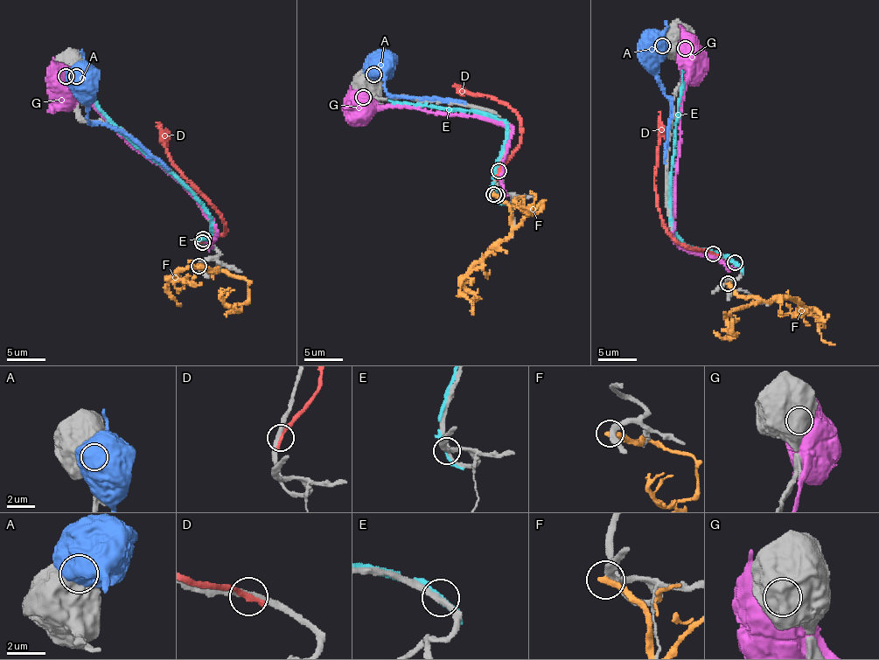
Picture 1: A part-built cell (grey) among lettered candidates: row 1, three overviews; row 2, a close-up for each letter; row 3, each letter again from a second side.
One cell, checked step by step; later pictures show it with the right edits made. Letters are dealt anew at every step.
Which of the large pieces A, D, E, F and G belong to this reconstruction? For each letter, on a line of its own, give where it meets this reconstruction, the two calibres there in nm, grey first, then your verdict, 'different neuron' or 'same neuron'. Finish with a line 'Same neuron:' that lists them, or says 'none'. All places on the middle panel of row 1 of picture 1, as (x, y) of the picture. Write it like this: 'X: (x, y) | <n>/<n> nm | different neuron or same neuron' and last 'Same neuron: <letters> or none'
A: (373, 74) | 550/750 nm | different neuron
D: (498, 170) | 280/340 nm | different neuron
E: (497, 195) | 260/240 nm | different neuron
F: (493, 194) | 280/360 nm | different neuron
G: (363, 97) | 850/700 nm | different neuron
Same neuron: none

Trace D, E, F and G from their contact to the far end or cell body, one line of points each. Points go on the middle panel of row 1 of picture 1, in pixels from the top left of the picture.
D: (498, 170), (519, 142), (521, 122), (508, 105), (481, 93), (468, 93), (460, 88), (460, 85), (452, 85)
E: (498, 195), (491, 177), (505, 128), (502, 120), (431, 105), (396, 103), (388, 99)
F: (493, 194), (509, 207), (511, 232), (464, 275), (460, 289), (471, 302), (473, 315)
G: (364, 97), (387, 107), (414, 107), (479, 118), (512, 128), (512, 138), (501, 163), (505, 197)

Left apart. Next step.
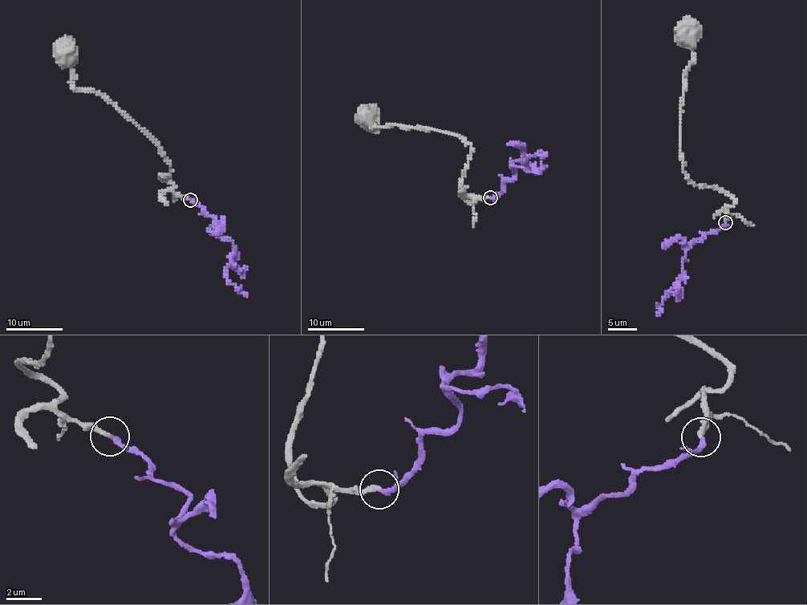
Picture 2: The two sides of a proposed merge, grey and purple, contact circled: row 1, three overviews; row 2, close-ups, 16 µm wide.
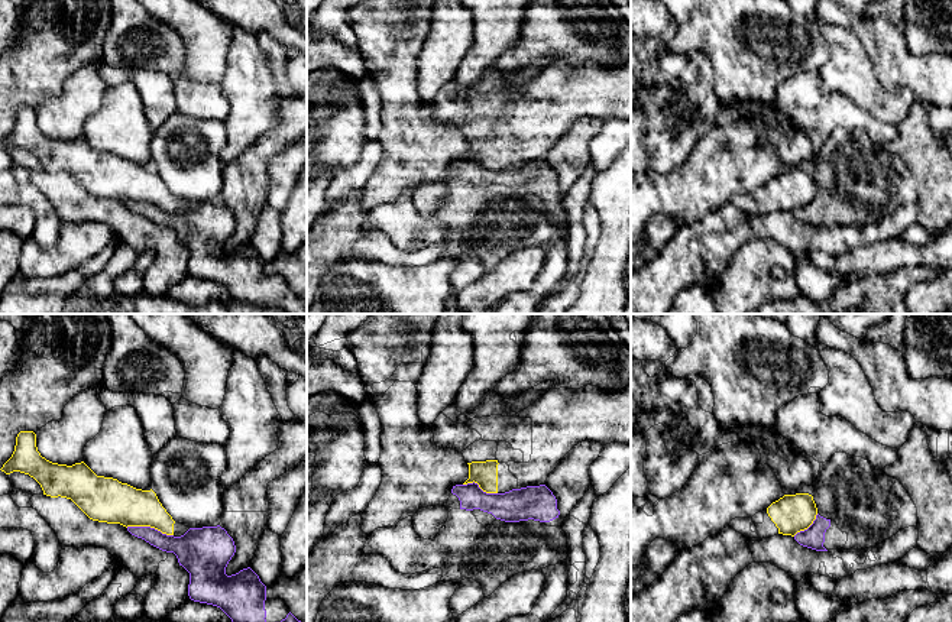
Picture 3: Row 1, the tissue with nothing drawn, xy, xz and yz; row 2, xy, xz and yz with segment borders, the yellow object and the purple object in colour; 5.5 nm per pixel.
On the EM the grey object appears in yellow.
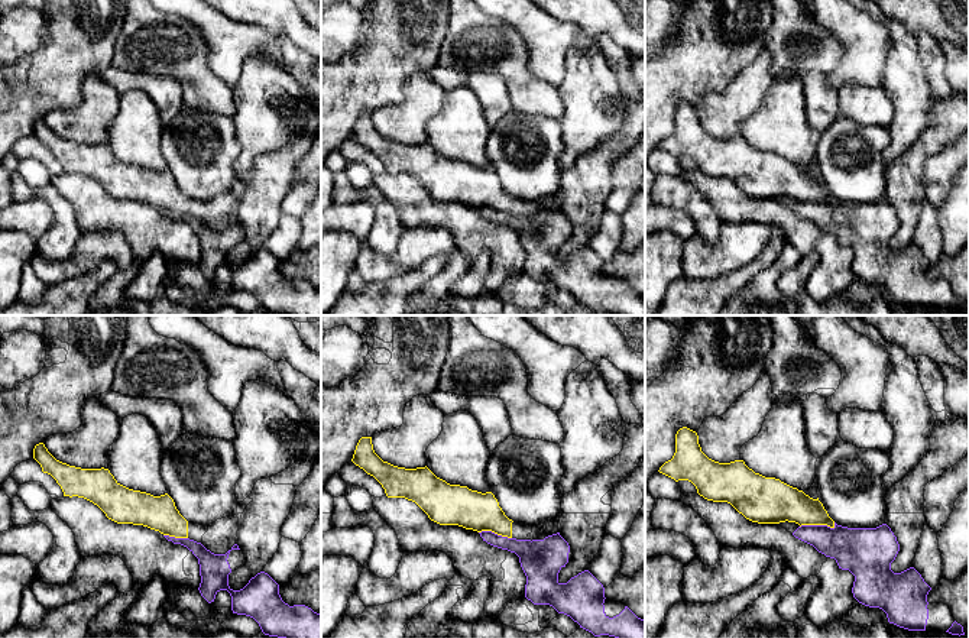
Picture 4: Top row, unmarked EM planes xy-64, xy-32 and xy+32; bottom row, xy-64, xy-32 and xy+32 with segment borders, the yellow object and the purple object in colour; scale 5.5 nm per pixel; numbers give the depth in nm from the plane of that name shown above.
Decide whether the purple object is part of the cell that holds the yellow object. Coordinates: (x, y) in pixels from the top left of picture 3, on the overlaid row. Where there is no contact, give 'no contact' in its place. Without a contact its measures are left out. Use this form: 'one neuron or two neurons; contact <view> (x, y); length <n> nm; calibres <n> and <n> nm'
two neurons; contact xy (149, 525); length 260 nm; calibres 240 and 160 nm

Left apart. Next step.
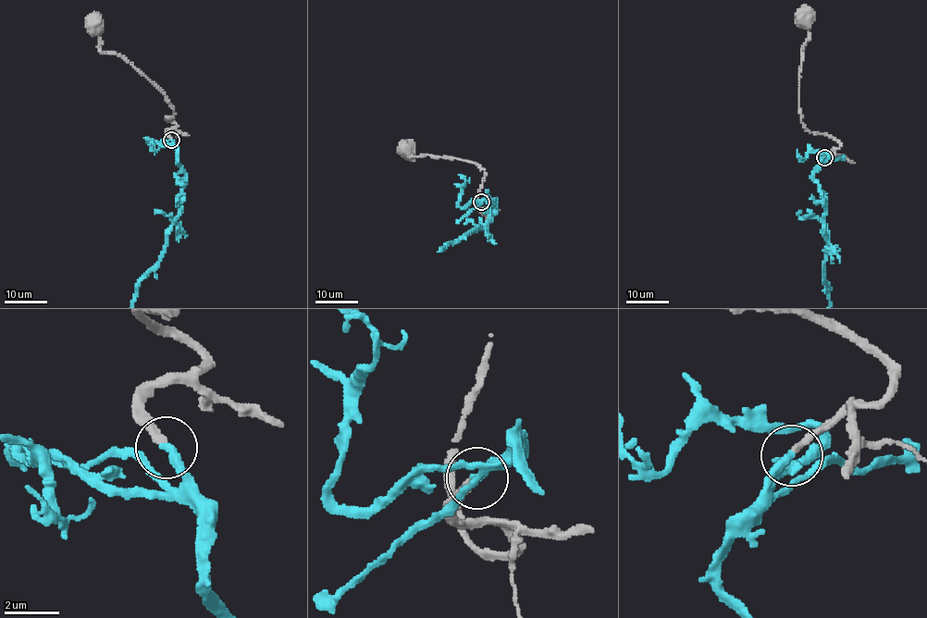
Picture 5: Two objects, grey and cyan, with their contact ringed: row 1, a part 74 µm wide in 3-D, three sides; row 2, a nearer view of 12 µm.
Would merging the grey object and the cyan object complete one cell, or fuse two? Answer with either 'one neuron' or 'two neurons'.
one neuron

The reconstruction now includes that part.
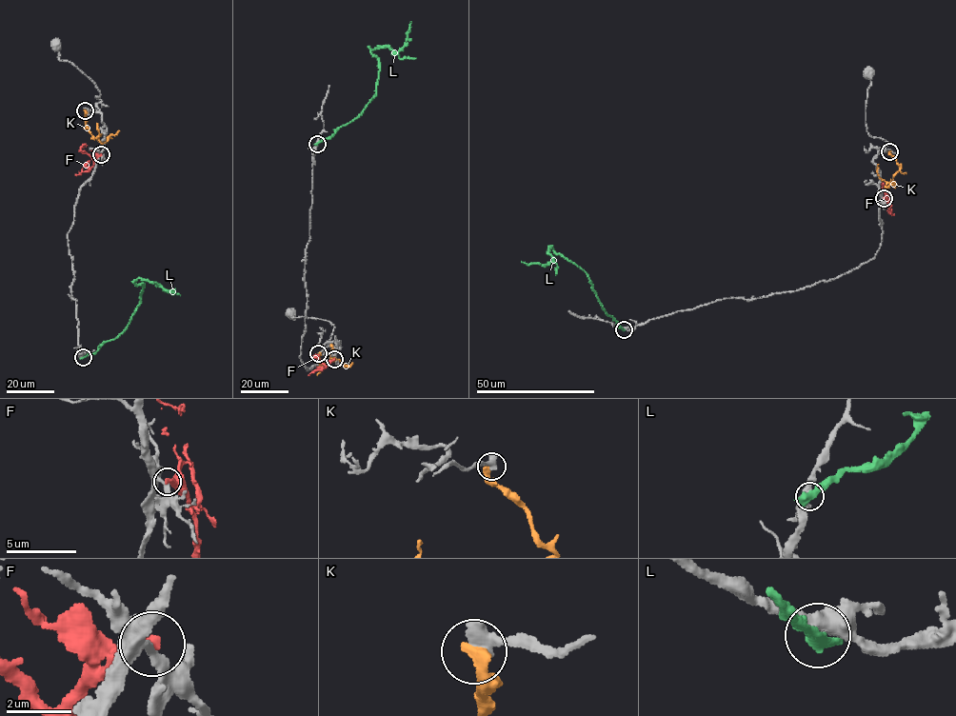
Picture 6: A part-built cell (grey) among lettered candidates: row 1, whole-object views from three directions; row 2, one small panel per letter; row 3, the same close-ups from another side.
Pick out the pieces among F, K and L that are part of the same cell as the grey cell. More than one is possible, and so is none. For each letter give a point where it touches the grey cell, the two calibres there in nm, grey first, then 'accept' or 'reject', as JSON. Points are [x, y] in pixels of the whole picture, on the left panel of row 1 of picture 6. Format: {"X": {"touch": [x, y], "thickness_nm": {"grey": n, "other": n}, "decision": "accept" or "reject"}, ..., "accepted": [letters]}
{"F": {"touch": [101, 154], "thickness_nm": {"grey": 280, "other": 320}, "decision": "reject"}, "K": {"touch": [85, 110], "thickness_nm": {"grey": 550, "other": 400}, "decision": "reject"}, "L": {"touch": [83, 357], "thickness_nm": {"grey": 500, "other": 550}, "decision": "reject"}, "accepted": []}

